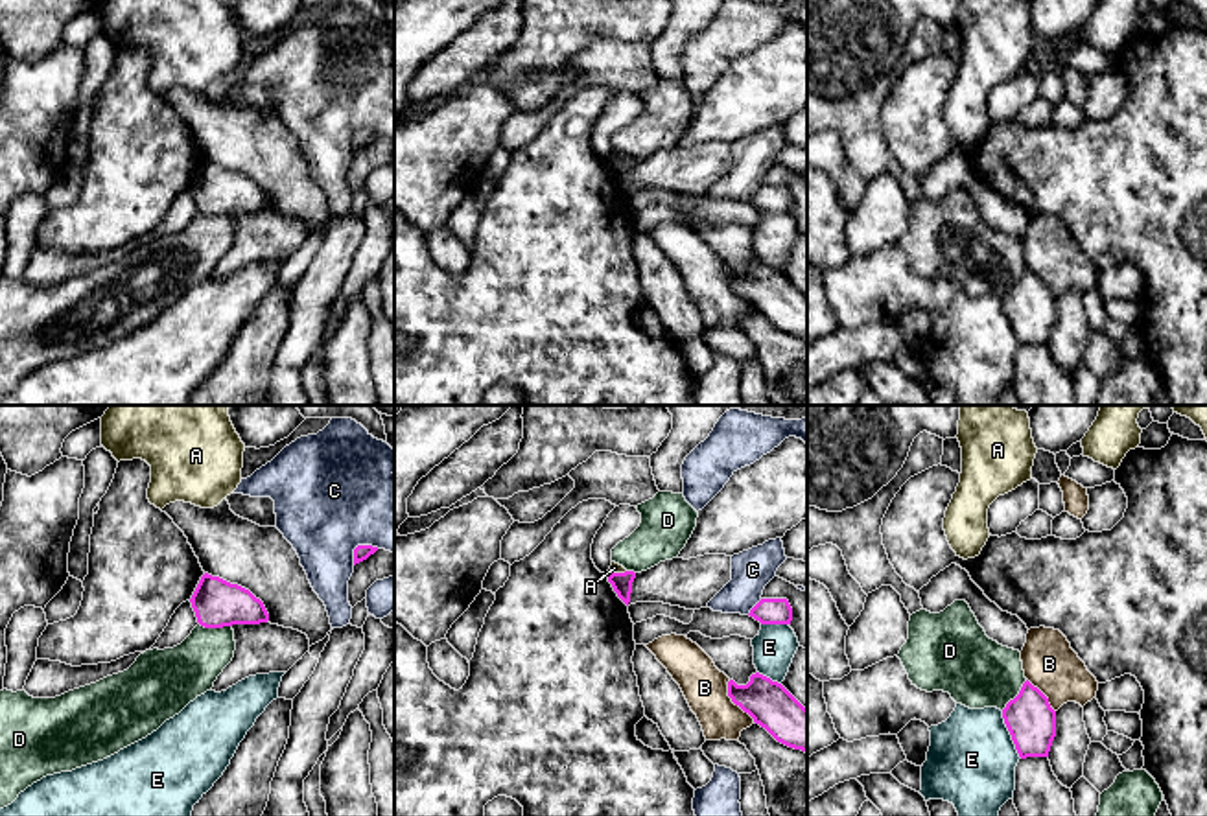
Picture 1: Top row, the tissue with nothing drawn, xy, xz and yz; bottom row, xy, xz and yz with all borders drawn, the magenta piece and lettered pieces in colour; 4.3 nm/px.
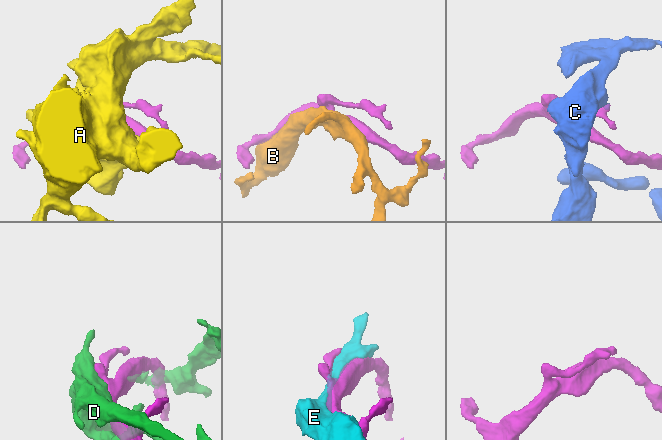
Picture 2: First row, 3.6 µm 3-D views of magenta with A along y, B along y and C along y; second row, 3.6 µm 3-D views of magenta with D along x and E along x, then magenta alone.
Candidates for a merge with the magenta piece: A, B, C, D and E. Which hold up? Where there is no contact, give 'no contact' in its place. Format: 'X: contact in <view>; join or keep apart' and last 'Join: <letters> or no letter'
A: contact in xz; keep apart
B: contact in xz; keep apart
C: contact in xy; keep apart
D: contact in xy; keep apart
E: contact in yz; keep apart
Join: no letter

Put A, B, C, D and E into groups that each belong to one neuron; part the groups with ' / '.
A / B / C / D / E

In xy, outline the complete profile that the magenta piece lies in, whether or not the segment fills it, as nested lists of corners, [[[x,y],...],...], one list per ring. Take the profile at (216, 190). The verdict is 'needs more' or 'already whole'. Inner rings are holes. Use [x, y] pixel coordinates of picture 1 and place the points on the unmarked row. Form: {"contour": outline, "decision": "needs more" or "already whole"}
{"contour": [[[205,160],[190,186],[197,210],[205,216],[260,212],[269,201],[249,177]]], "decision": "already whole"}

